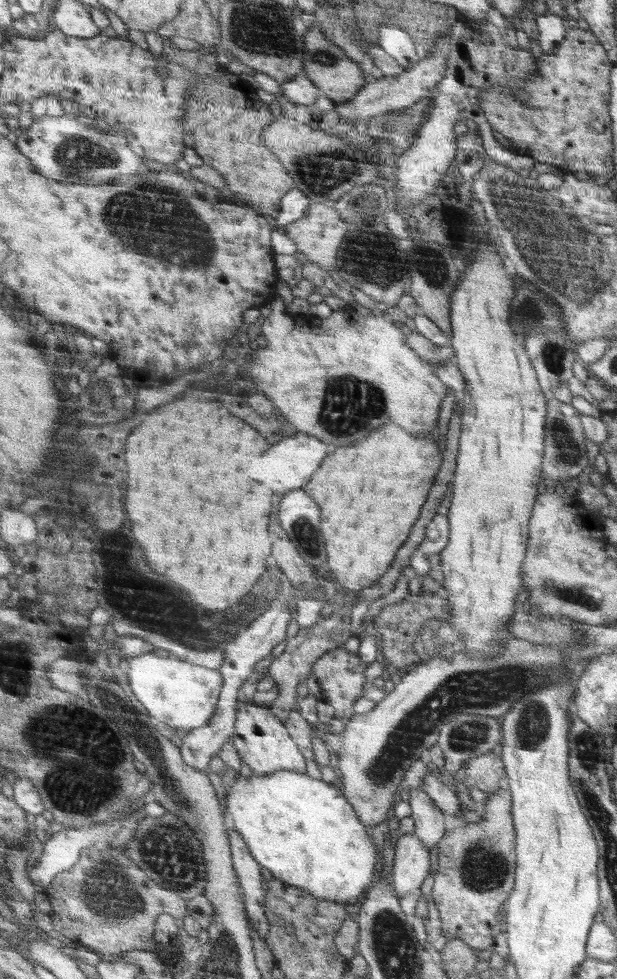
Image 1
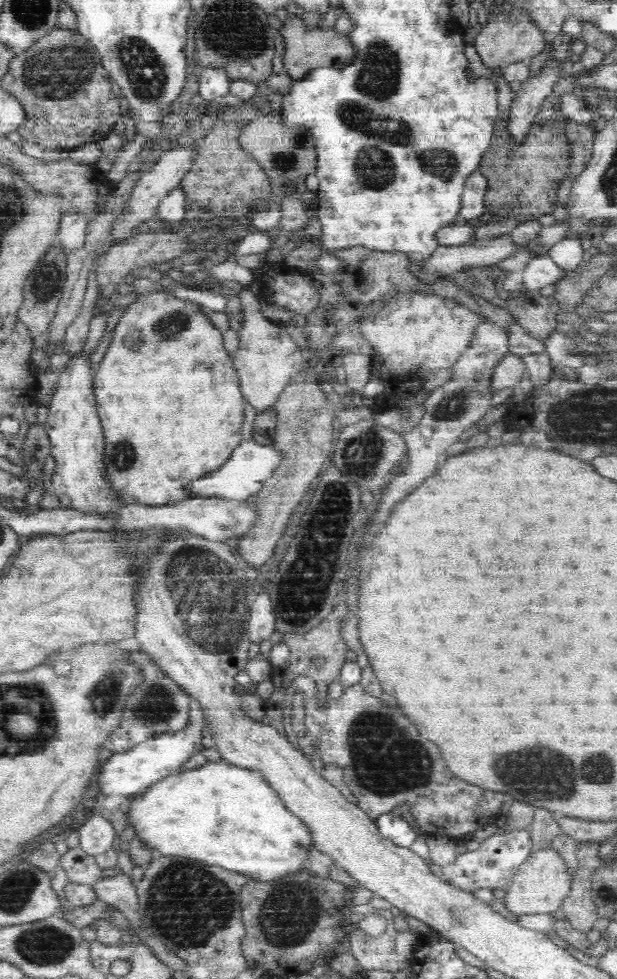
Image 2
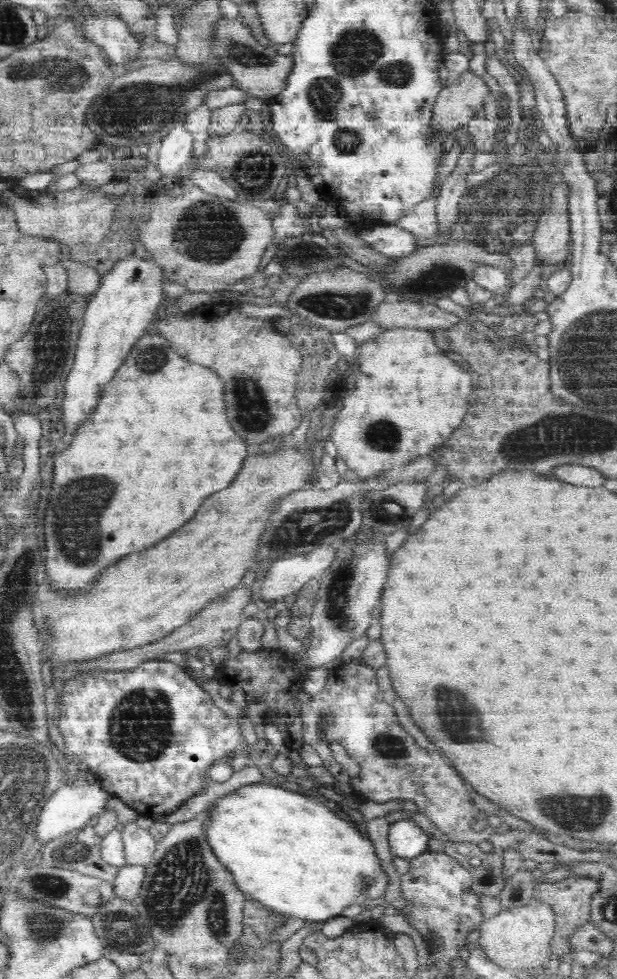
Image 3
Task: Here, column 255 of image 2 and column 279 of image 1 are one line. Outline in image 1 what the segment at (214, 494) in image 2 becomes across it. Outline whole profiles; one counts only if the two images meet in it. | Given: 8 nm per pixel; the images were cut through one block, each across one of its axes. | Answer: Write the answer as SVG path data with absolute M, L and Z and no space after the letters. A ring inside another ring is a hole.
M296 432L292 438L280 440L272 448L268 448L268 452L264 452L264 456L260 460L256 460L256 474L252 474L252 470L250 470L250 476L256 482L262 482L264 486L268 486L272 492L286 494L290 490L298 490L304 484L308 484L324 457L329 453L325 442L315 436Z

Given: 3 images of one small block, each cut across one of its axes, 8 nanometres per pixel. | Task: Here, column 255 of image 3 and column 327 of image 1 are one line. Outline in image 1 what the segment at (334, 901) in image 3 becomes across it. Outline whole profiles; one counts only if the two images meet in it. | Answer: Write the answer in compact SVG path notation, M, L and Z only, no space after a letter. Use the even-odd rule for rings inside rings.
M281 770L269 775L253 774L249 778L240 777L230 784L228 791L228 812L232 814L235 828L248 842L251 854L264 868L268 868L273 878L286 884L304 889L310 895L335 903L352 906L358 896L368 892L374 878L374 866L378 862L374 844L366 834L355 809L334 784L317 780L306 773Z

